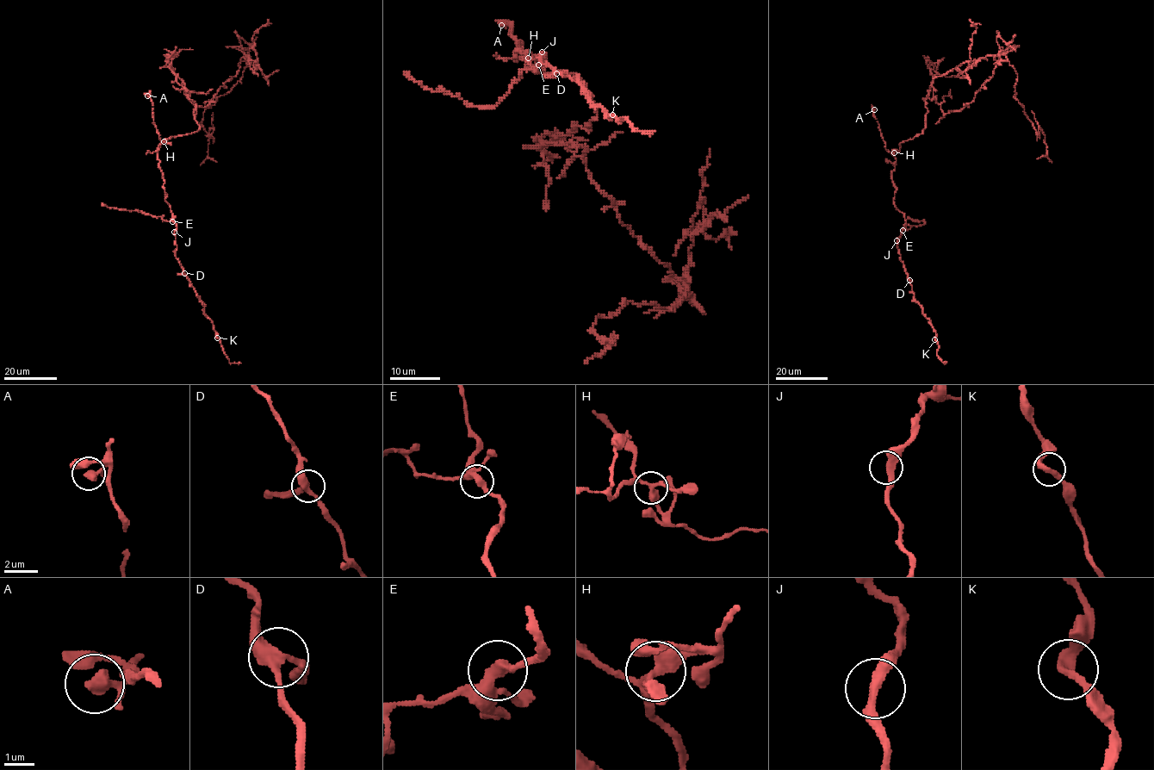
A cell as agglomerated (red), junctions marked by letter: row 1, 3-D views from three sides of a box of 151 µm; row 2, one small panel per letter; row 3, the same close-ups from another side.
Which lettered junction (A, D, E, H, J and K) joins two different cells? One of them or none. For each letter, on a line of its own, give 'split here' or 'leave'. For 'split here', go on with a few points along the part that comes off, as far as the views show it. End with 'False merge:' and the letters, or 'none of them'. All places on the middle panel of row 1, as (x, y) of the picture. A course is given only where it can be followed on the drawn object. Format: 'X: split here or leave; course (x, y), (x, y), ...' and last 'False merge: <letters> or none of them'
A: leave
D: leave
E: leave
H: split here; course (528, 58), (586, 85), (589, 131), (555, 139), (686, 287), (674, 310), (598, 316), (600, 357), (617, 336)
J: leave
K: leave
False merge: H

